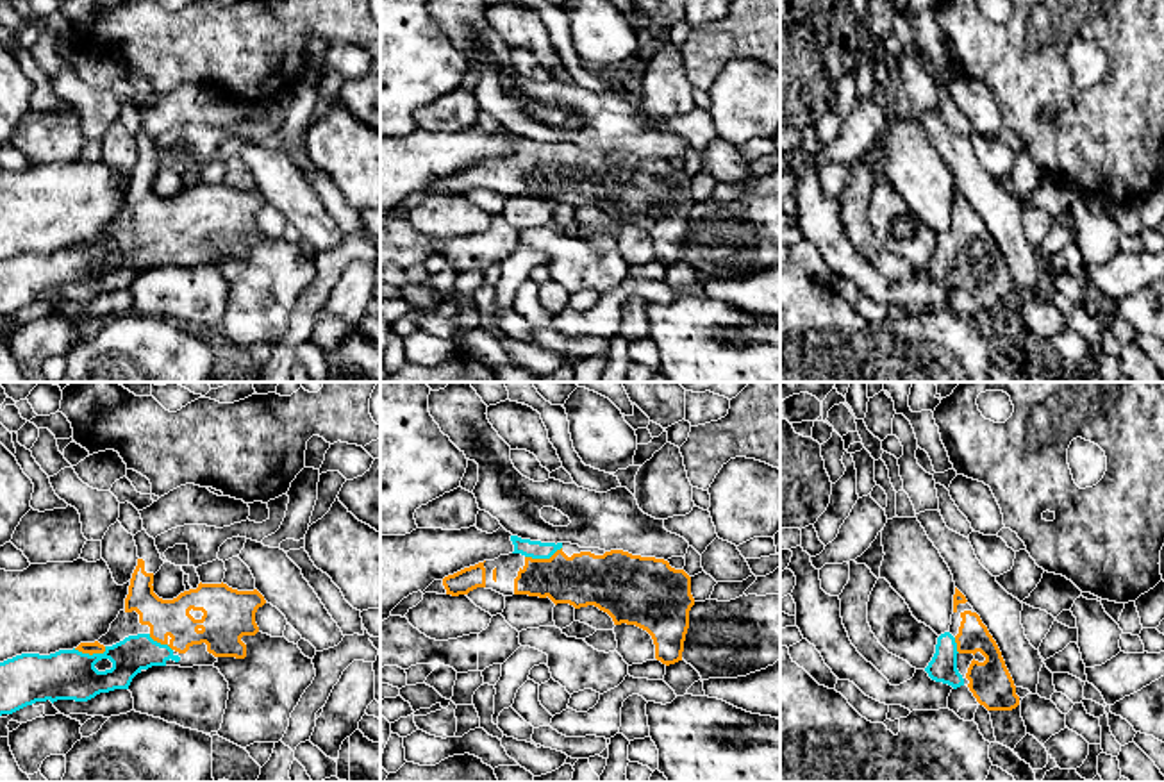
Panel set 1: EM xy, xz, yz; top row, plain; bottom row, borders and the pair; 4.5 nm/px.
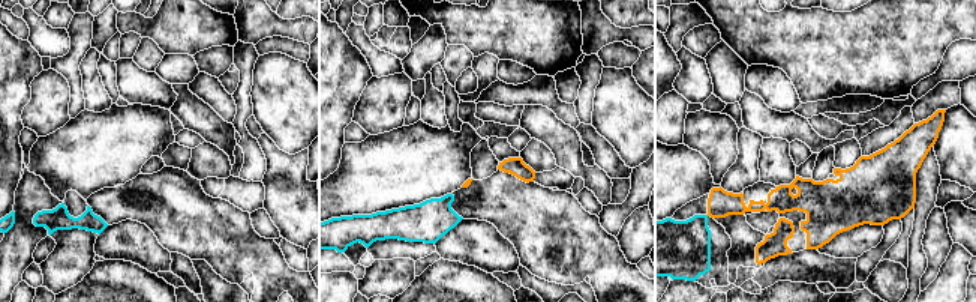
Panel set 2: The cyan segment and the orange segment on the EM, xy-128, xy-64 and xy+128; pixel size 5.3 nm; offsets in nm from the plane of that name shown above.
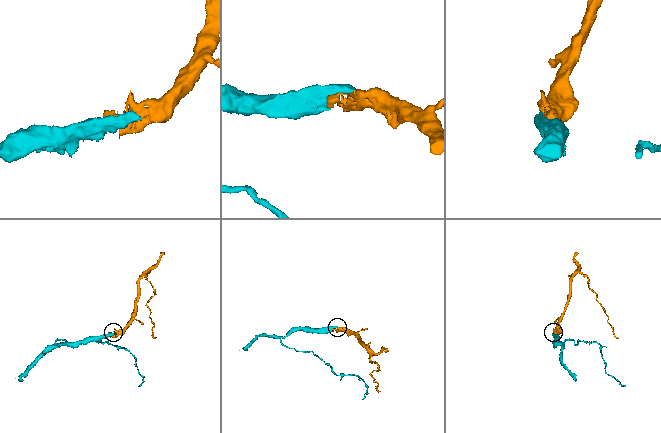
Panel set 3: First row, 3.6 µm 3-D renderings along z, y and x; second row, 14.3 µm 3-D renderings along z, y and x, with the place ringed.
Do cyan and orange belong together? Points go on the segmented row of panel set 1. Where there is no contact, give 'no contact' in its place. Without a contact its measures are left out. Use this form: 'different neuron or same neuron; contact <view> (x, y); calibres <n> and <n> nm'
same neuron; contact xz (543, 557); calibres 80 and 240 nm

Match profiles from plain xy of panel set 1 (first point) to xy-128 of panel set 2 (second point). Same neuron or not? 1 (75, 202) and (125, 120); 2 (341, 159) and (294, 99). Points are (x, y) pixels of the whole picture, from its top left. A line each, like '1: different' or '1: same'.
1: same
2: same

